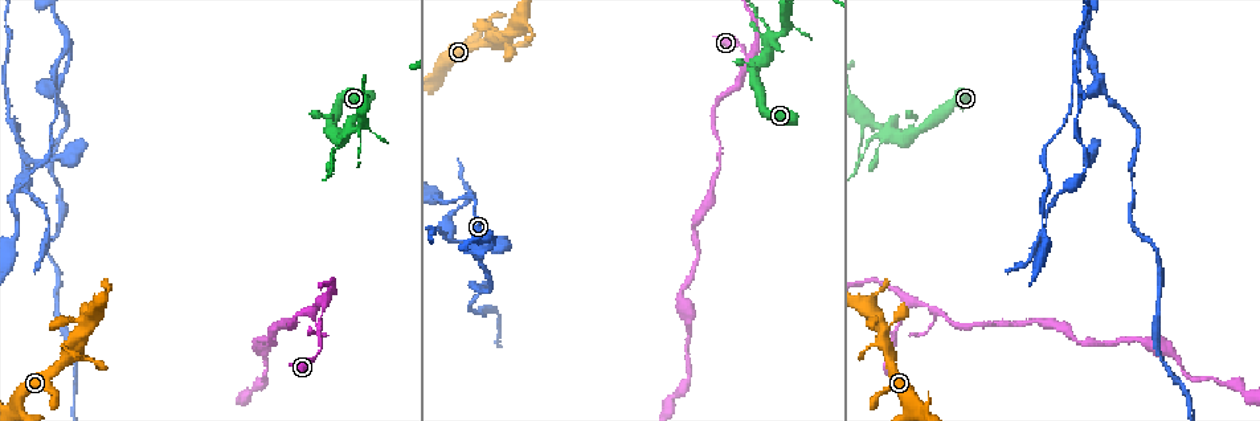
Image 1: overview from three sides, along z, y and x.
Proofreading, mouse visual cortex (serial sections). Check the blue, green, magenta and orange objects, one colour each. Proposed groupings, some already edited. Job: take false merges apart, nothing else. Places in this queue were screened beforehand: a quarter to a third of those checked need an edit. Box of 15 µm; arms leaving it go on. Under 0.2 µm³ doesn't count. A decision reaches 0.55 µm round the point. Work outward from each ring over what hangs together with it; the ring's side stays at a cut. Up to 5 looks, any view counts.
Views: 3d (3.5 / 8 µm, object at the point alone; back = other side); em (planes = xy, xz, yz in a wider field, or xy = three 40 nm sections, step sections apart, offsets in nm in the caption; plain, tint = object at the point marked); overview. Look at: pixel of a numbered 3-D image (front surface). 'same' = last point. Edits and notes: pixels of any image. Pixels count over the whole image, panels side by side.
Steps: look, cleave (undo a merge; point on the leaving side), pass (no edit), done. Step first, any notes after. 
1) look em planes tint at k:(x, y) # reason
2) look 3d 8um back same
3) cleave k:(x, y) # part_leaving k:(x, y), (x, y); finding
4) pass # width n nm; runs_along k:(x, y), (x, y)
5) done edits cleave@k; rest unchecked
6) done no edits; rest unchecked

look 3d 3.5um at 1:(490, 233)

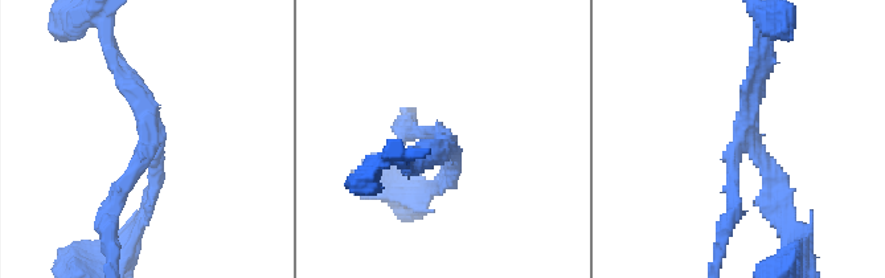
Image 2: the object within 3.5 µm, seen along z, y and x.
look em xy step 3 tint at 2:(743, 143) # arms 3; arm_widths 200, 200, 250 nm; need the tissue

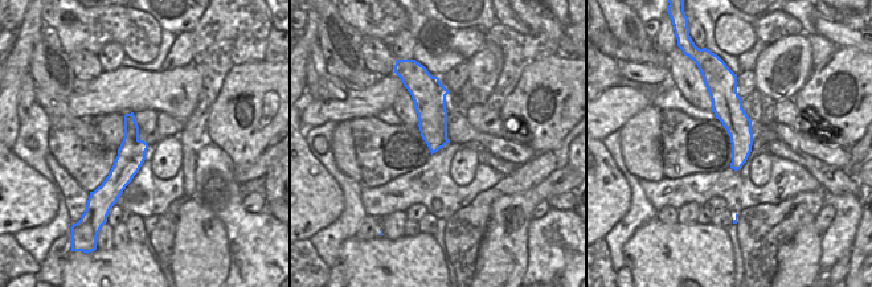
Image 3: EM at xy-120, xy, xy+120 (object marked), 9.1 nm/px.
cleave 2:(368, 188) # part_leaving 2:(451, 150), (451, 178), (420, 197); a second cell is stuck on

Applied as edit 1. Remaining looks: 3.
look em xy step 2 tint at 1:(348, 129) # three arms meet

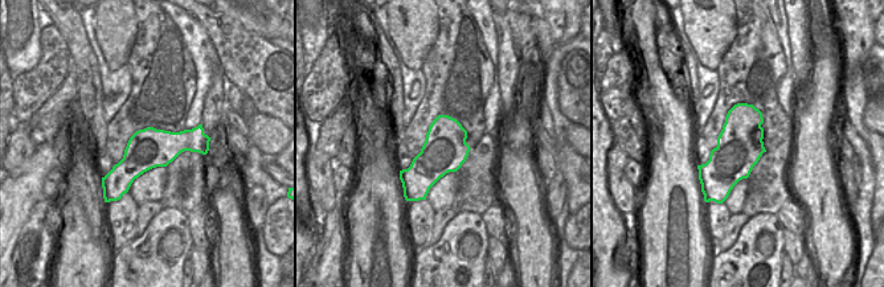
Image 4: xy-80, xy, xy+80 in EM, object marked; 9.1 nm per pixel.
look 3d 3.5um same

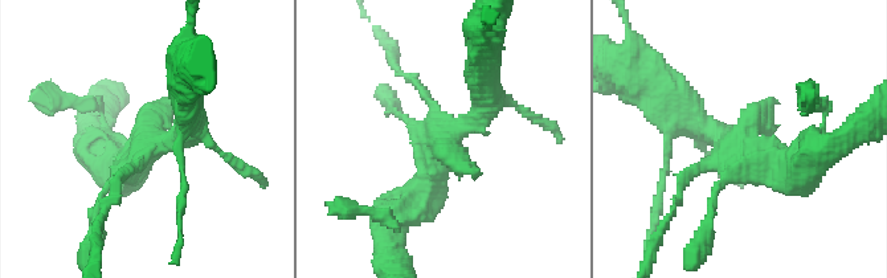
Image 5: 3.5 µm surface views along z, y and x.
pass # runs_along 4:(204, 140), (150, 147), (105, 181); one cell here

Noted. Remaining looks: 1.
done edits cleave@2; rest unchecked

